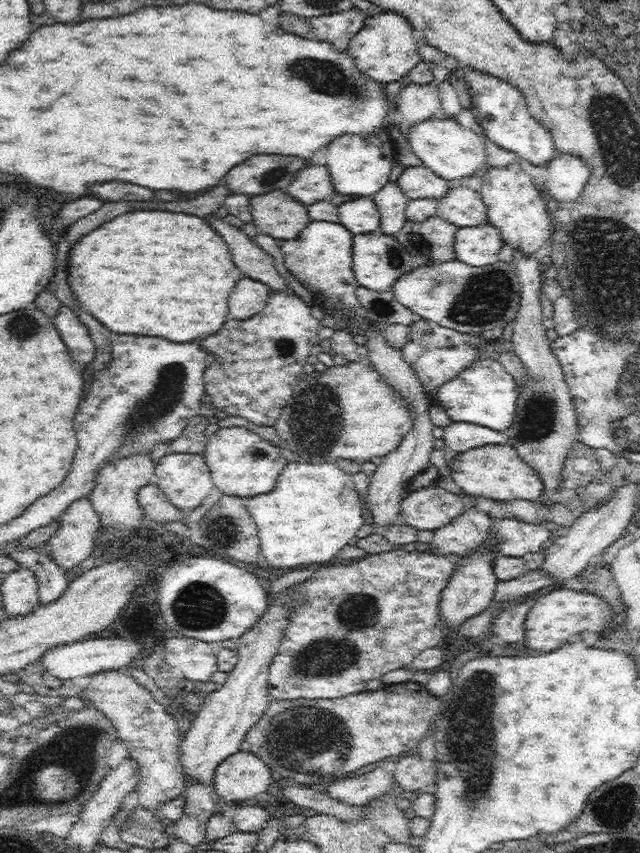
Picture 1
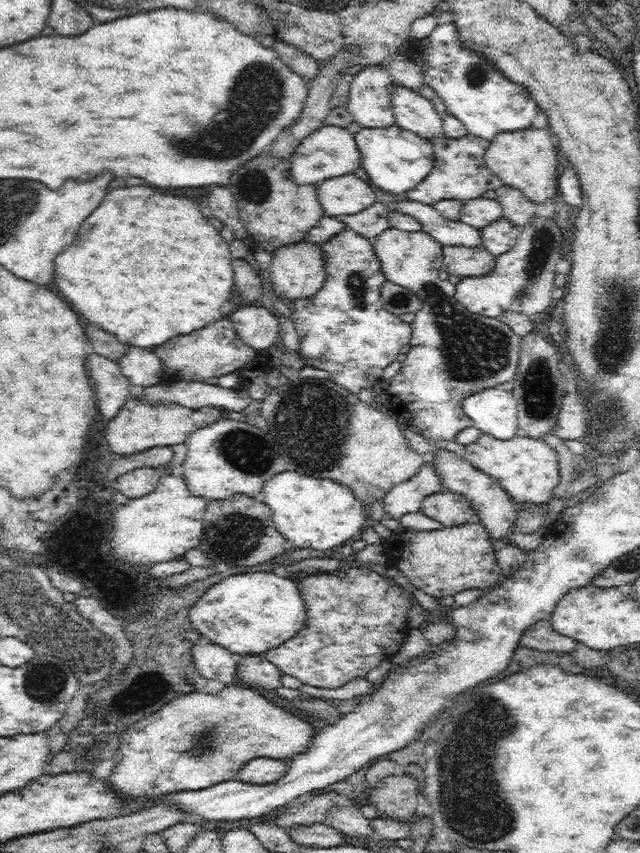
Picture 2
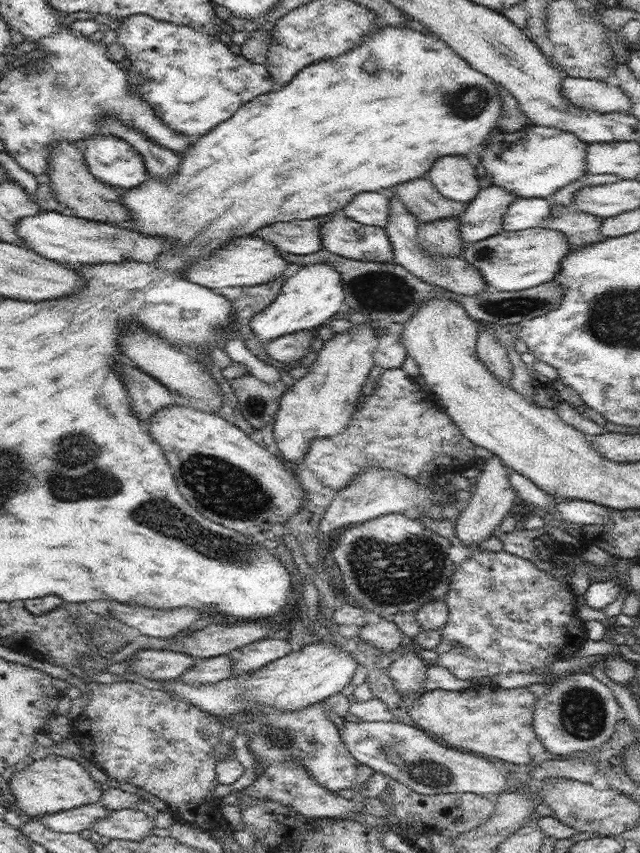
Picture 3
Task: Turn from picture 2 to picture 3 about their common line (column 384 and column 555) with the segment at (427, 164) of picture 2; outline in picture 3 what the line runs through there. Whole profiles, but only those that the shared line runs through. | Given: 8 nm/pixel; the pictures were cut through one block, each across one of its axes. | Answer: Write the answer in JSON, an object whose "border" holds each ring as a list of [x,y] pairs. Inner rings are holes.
{"border":[[[540,125],[524,126],[522,129],[508,133],[501,129],[493,131],[486,149],[480,153],[480,164],[484,166],[485,175],[491,178],[491,185],[506,188],[506,192],[520,198],[546,199],[555,194],[558,189],[570,182],[582,180],[586,173],[587,144],[570,131],[566,132],[554,127]]]}

